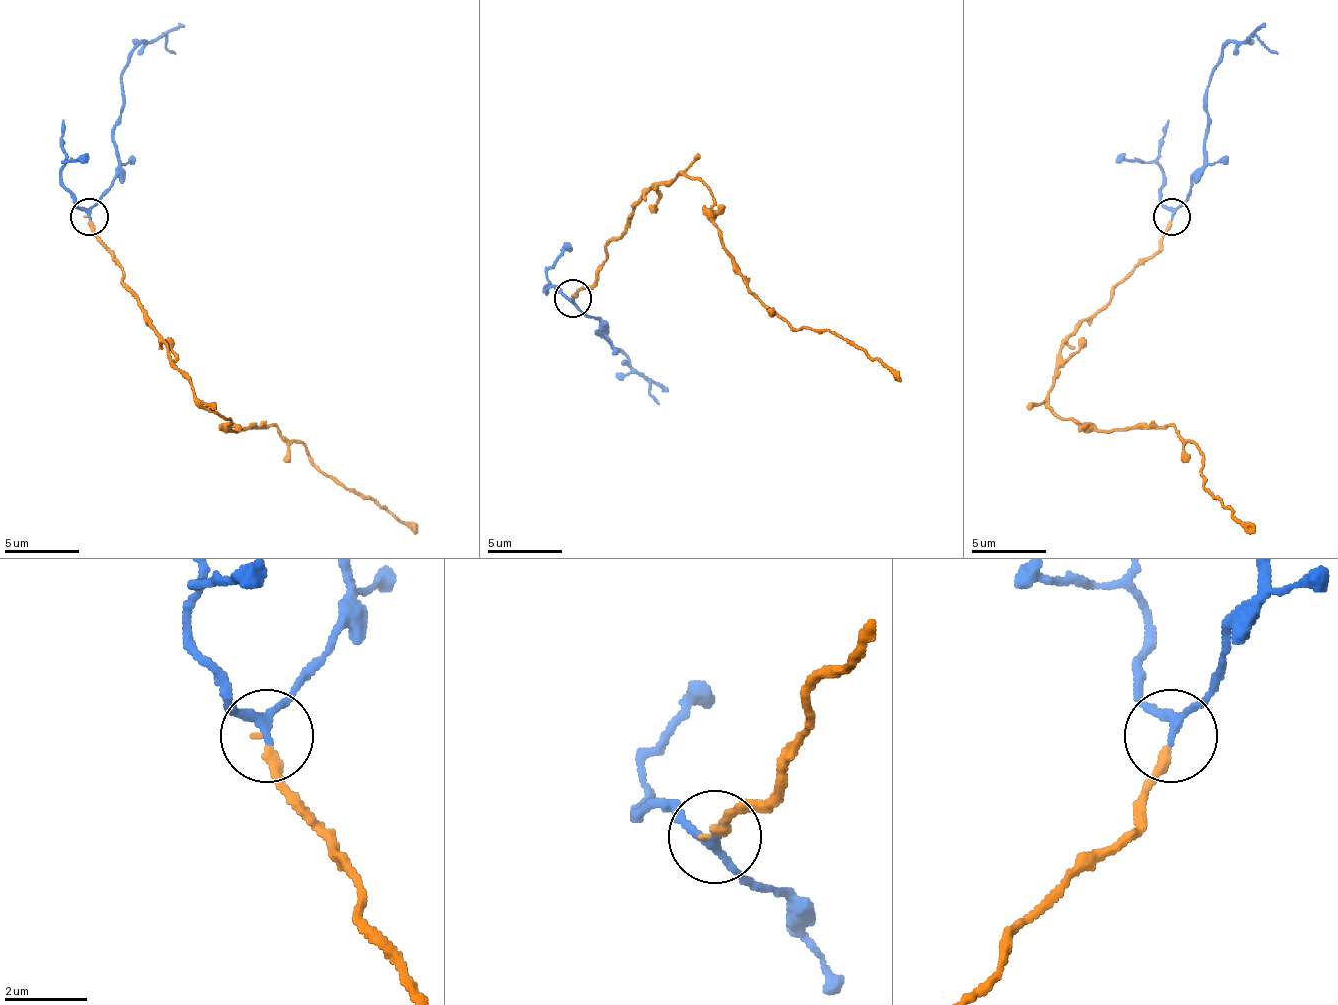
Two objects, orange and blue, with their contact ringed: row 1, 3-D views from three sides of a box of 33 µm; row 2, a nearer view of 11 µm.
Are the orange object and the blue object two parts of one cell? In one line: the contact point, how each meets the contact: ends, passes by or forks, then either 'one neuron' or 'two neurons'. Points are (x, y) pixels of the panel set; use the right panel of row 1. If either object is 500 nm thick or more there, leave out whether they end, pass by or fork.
at (1172, 216); orange ends there; blue passes by; two neurons

